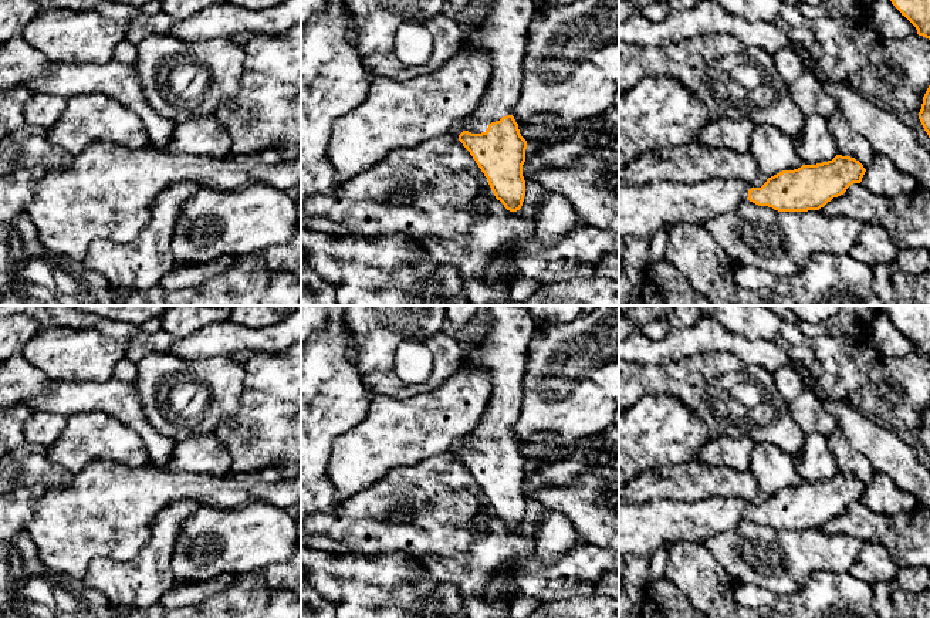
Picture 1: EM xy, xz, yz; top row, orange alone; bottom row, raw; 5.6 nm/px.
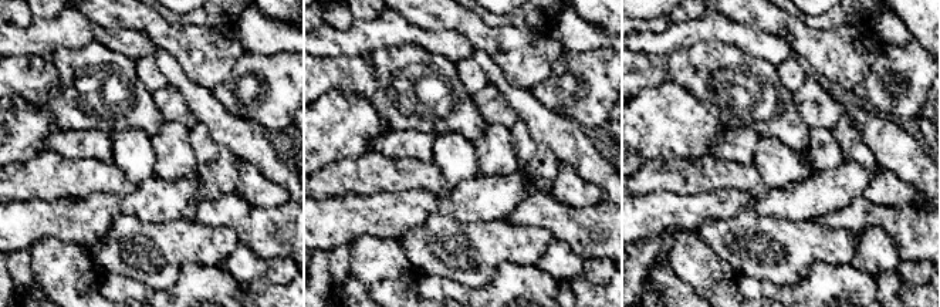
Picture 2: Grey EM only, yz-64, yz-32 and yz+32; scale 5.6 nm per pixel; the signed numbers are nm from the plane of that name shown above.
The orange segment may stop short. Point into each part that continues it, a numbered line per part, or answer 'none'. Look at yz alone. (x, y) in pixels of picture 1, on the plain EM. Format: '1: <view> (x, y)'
1: yz (643, 529)

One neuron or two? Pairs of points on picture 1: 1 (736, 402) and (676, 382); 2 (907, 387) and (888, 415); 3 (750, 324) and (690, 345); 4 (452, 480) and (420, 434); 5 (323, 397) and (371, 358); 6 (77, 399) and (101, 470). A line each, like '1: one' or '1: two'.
1: one
2: one
3: two
4: two
5: two
6: two

